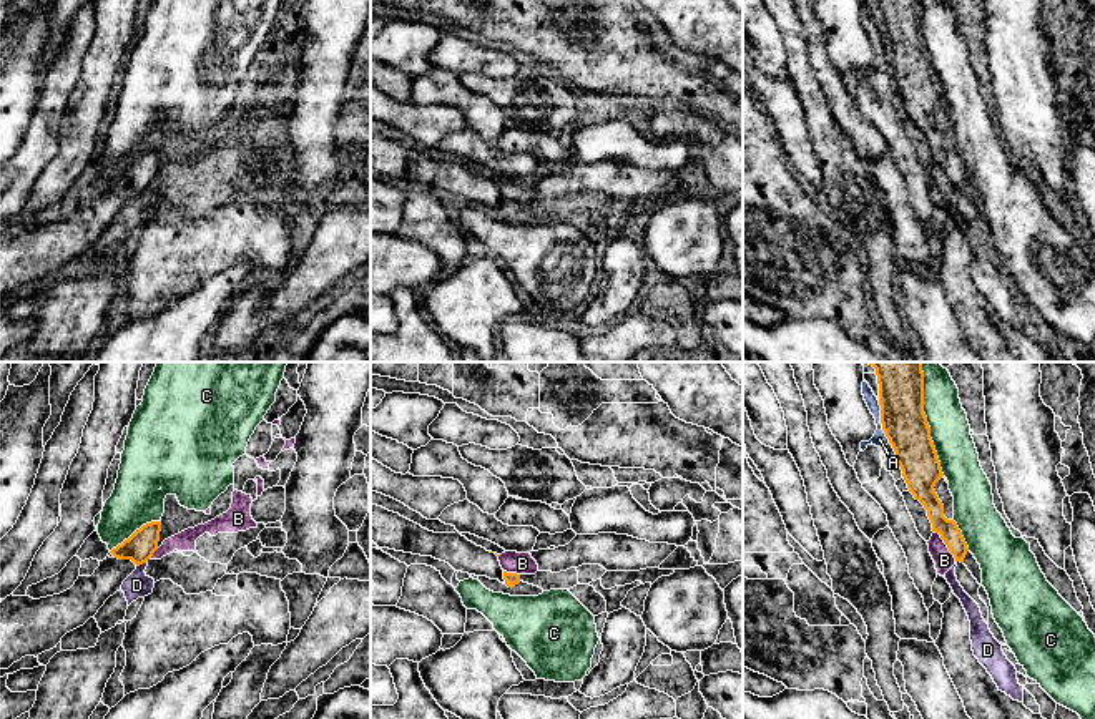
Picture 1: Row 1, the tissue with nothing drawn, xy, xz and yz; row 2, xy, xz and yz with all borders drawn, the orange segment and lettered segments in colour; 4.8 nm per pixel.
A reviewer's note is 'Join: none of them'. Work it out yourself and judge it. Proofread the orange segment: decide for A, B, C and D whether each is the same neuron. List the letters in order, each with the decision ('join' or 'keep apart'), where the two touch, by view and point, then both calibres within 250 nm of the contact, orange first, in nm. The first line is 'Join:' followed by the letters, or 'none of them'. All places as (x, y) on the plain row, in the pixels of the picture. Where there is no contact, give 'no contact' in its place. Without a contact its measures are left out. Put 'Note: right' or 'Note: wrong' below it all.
Join: none of them
A: keep apart; contact yz (881, 50); calibres 220 and 70 nm
B: keep apart; contact yz (946, 171); calibres 100 and 100 nm
C: keep apart; contact yz (928, 52); calibres 220 and 190 nm
D: keep apart; contact xy (140, 191); calibres 140 and 120 nm
Note: right

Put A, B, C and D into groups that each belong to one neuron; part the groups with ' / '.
A / B D / C

